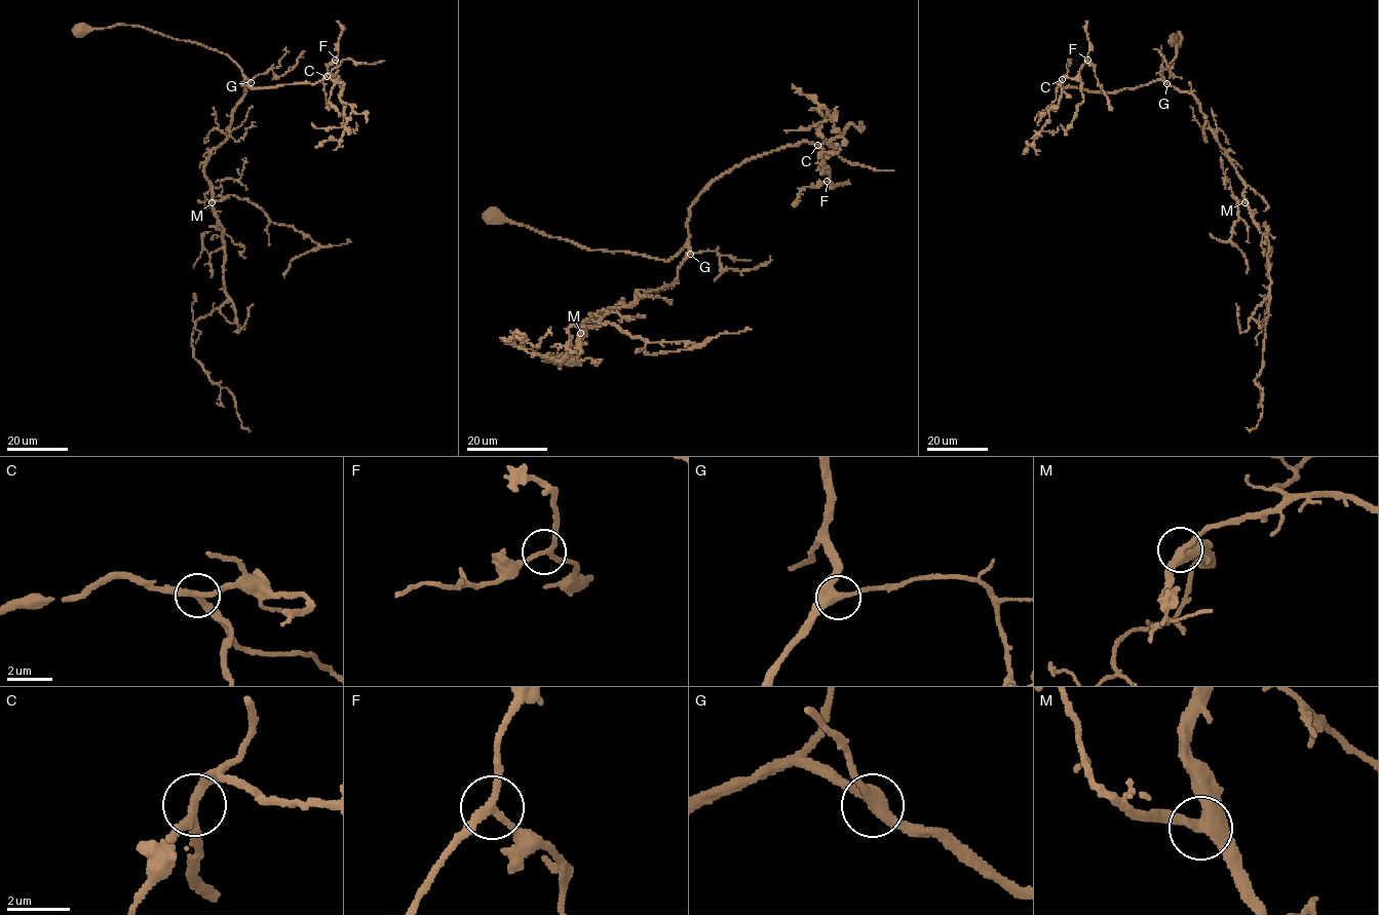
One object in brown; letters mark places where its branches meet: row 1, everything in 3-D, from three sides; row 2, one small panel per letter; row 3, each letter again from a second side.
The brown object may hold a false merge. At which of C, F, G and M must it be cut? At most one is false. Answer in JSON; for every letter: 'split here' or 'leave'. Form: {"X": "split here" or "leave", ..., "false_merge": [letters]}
{"C": "leave", "F": "leave", "G": "leave", "M": "leave", "false_merge": []}

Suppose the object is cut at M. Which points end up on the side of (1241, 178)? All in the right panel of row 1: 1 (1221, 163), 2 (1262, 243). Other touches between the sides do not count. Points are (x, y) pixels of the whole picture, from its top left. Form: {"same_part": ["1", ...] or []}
{"same_part": ["2"]}

